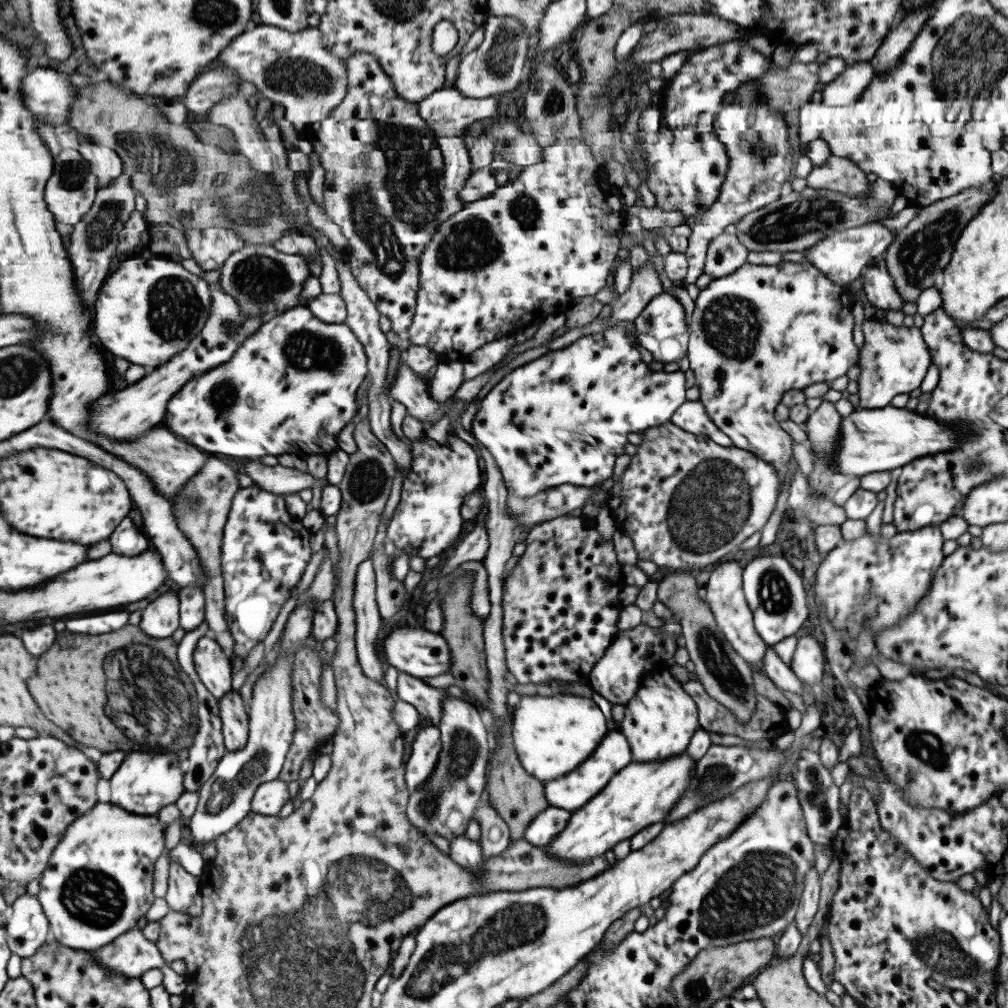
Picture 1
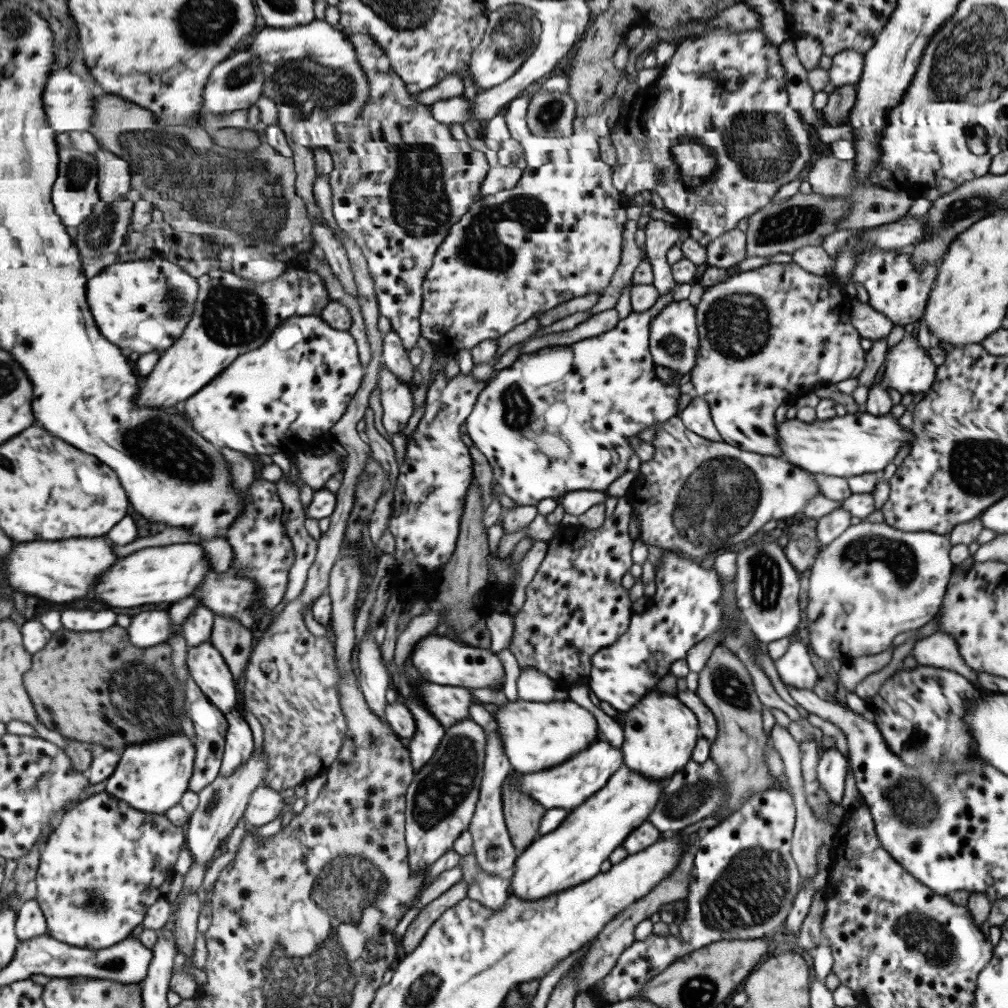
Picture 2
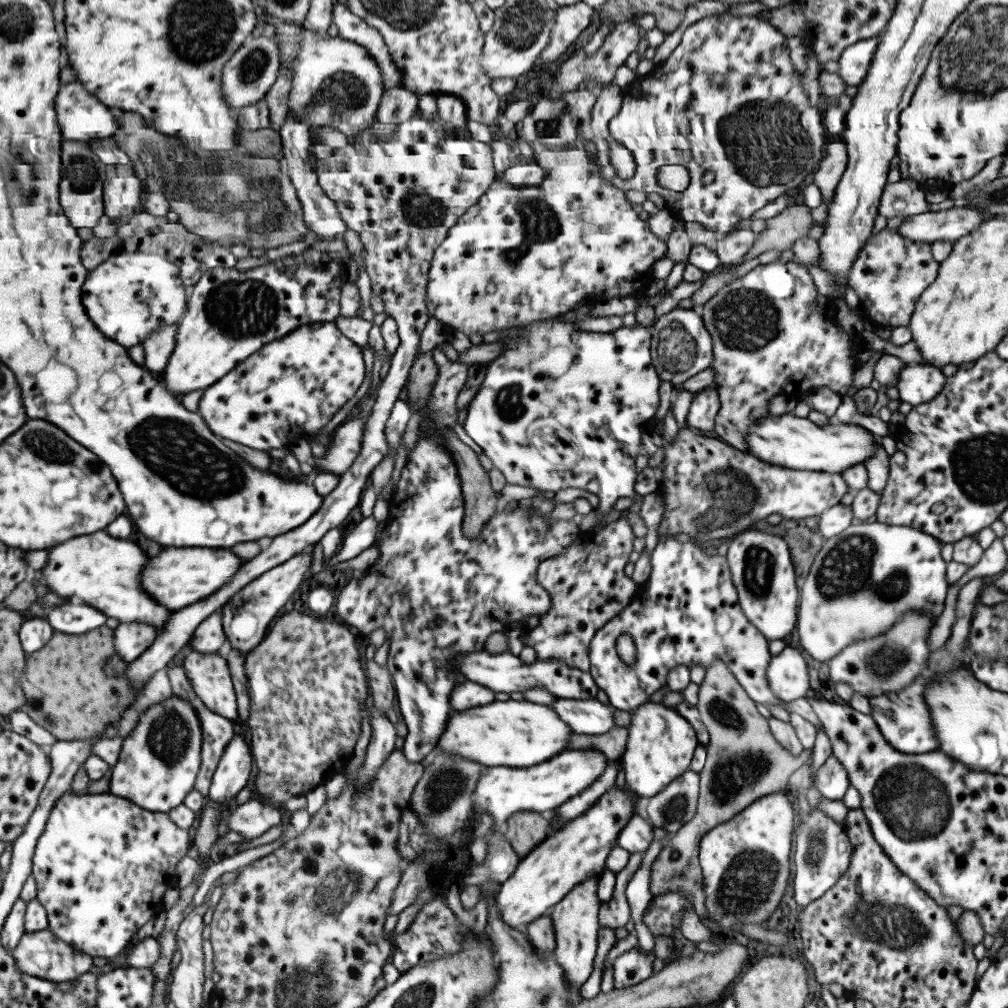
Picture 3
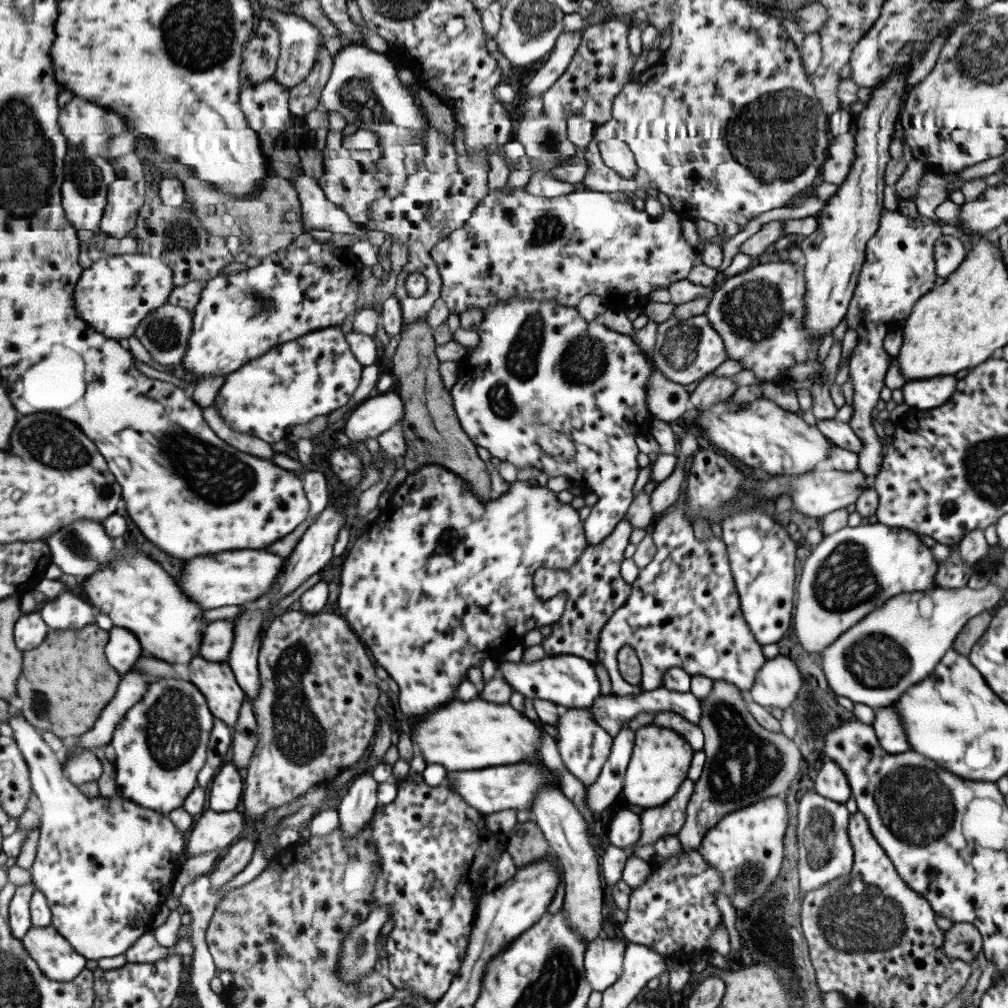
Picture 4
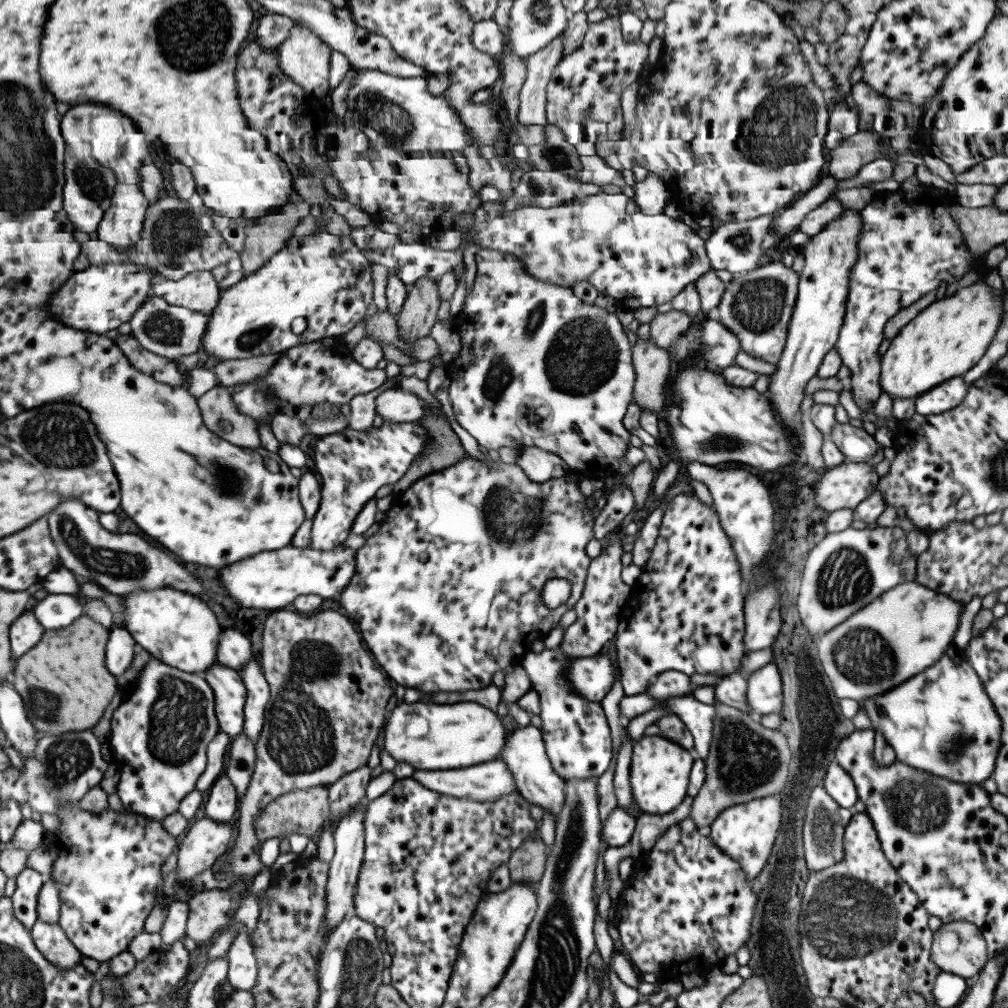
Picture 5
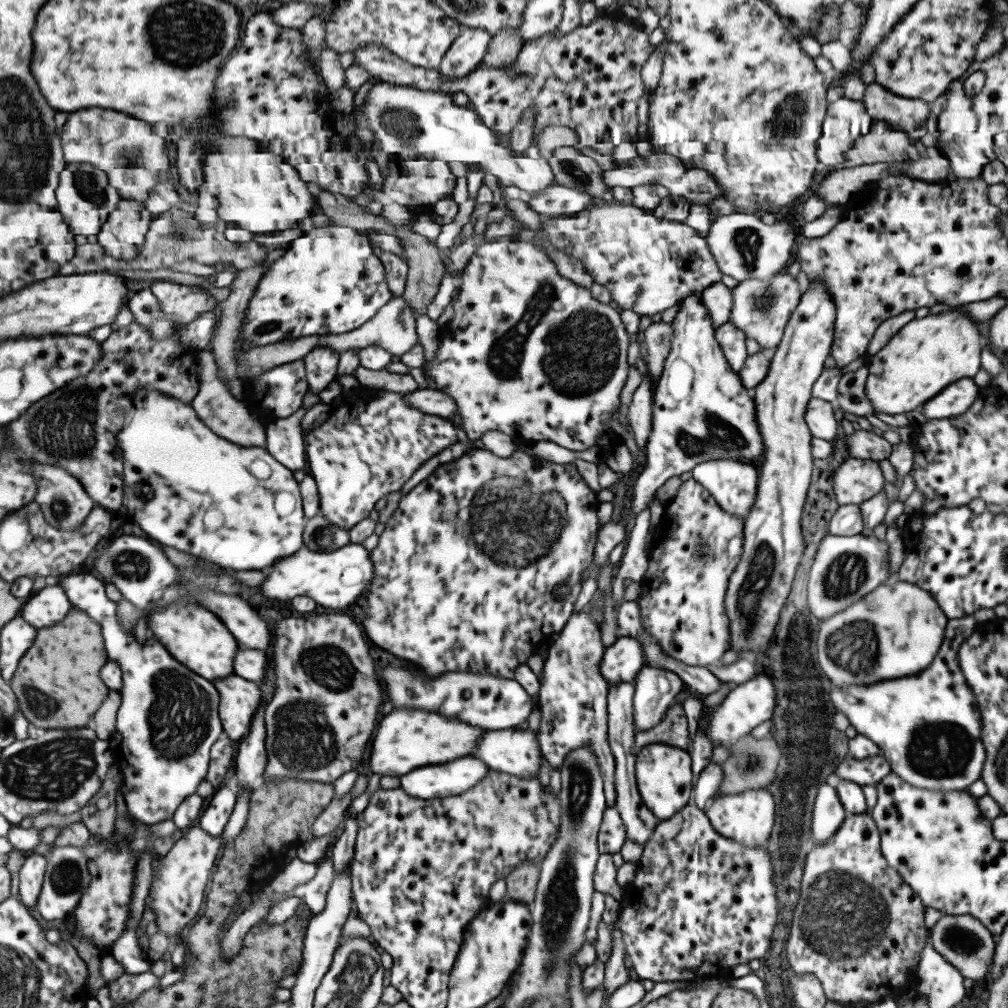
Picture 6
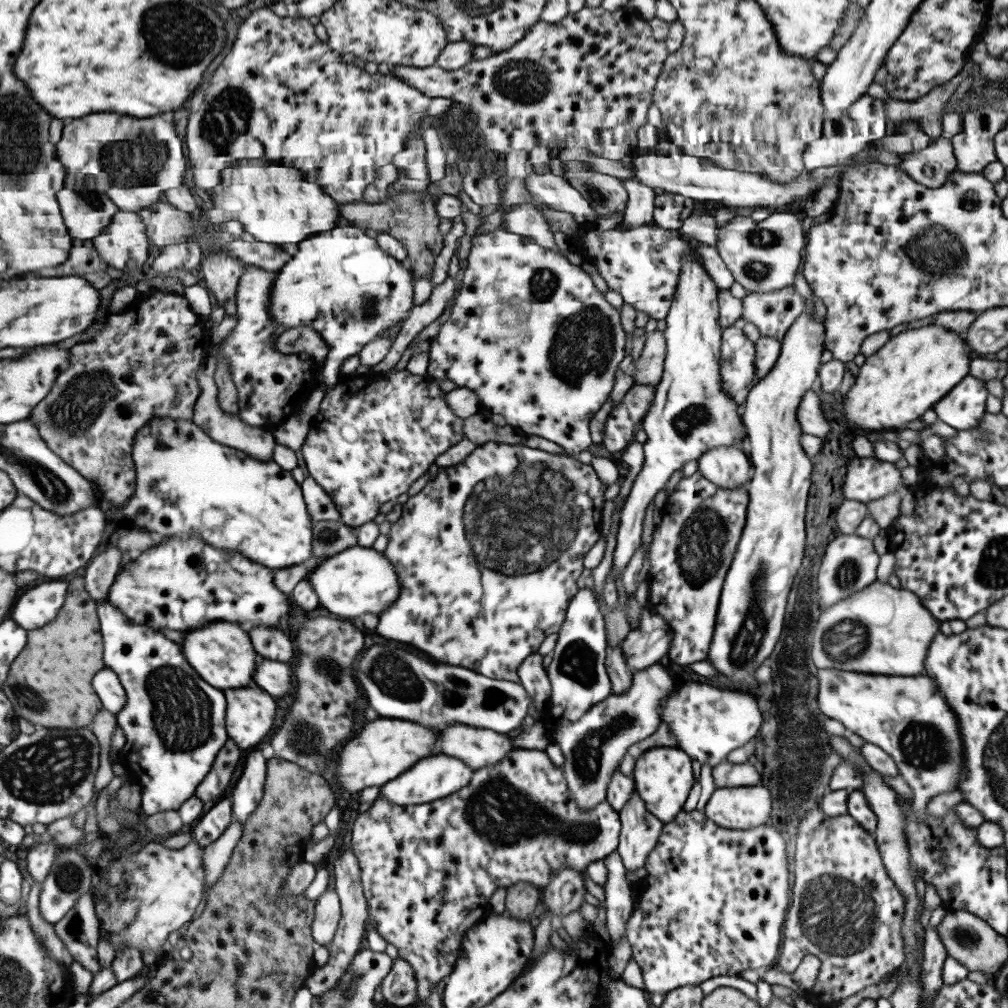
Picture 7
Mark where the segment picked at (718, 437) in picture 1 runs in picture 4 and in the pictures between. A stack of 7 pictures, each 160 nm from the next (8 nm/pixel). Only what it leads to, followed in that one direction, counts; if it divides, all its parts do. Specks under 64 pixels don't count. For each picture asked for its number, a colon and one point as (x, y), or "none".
2: (695, 417)
3: (702, 412)
4: (711, 389)

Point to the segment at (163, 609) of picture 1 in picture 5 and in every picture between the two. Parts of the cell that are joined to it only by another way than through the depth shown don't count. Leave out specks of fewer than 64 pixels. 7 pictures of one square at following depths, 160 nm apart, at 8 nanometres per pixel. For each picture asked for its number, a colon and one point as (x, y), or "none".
2: (147, 628)
3: (131, 639)
4: (123, 649)
5: (119, 649)

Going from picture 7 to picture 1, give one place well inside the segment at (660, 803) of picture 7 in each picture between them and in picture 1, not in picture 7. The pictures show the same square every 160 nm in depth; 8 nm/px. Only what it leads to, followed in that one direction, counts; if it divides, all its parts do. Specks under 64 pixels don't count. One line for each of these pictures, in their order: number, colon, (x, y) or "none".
1: (658, 721)
2: (659, 732)
3: (659, 745)
4: (659, 759)
5: (658, 772)
6: (663, 776)

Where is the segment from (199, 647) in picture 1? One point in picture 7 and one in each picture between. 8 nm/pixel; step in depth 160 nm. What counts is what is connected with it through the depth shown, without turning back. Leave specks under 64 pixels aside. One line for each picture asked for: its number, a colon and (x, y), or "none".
2: (206, 667)
3: (208, 674)
4: (214, 680)
5: (229, 693)
6: (238, 698)
7: (248, 718)

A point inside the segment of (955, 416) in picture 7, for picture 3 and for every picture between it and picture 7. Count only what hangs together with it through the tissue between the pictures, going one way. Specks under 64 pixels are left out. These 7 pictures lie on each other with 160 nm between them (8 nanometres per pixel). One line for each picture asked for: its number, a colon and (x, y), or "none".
3: (916, 384)
4: (930, 393)
5: (948, 394)
6: (952, 402)

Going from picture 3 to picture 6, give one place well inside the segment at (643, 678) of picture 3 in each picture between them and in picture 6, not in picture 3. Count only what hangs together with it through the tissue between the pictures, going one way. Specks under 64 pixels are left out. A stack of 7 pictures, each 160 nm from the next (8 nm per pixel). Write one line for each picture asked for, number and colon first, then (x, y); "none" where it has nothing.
4: (683, 611)
5: (684, 613)
6: (697, 544)

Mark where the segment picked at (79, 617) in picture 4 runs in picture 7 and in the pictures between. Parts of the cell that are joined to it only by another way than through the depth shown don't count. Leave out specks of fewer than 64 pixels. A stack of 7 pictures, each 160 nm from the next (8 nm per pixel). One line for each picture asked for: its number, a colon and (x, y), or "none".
5: (55, 610)
6: (46, 607)
7: (37, 605)

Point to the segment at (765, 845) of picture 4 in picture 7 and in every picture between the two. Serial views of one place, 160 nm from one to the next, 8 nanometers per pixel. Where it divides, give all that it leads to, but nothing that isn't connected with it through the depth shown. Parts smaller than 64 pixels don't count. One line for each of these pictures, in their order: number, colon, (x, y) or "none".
5: (746, 832)
6: (747, 817)
7: (738, 808)

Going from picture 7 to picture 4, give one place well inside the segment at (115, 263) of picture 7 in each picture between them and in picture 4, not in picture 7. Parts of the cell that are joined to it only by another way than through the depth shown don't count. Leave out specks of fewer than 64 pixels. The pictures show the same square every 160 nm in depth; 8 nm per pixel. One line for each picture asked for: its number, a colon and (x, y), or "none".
4: (123, 197)
5: (119, 227)
6: (121, 236)

